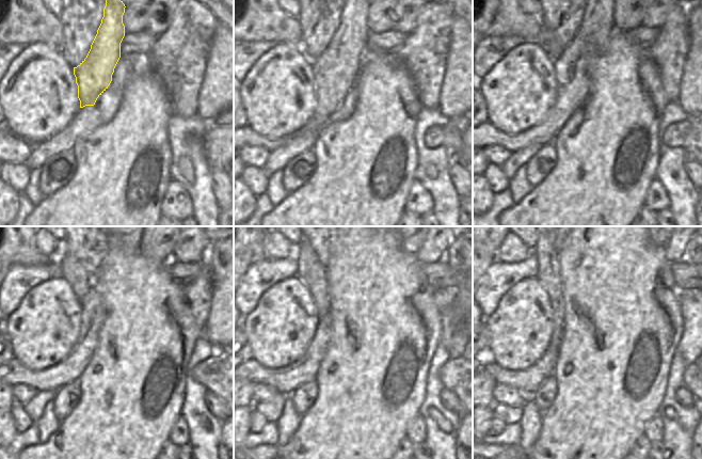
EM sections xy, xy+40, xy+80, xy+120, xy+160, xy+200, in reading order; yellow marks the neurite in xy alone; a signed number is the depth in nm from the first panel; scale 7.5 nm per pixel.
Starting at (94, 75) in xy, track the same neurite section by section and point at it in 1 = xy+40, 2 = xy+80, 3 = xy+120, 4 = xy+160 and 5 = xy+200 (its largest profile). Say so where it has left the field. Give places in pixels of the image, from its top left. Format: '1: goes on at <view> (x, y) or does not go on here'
1: goes on at xy+40 (335, 72)
2: goes on at xy+80 (572, 84)
3: goes on at xy+120 (92, 312)
4: goes on at xy+160 (297, 370)
5: goes on at xy+200 (539, 370)

